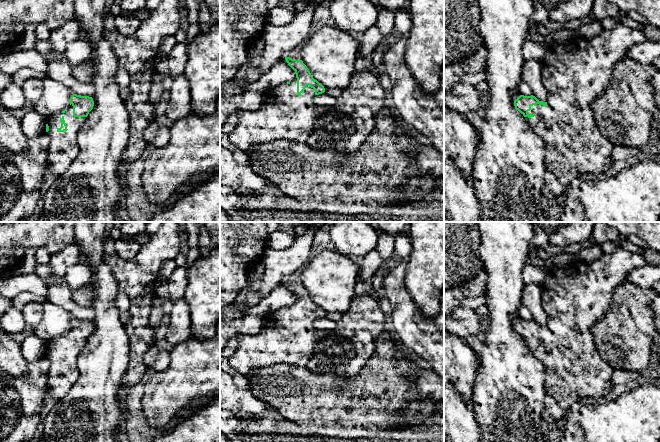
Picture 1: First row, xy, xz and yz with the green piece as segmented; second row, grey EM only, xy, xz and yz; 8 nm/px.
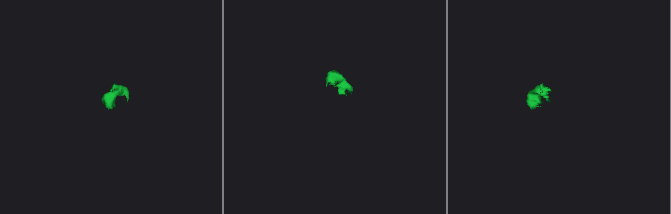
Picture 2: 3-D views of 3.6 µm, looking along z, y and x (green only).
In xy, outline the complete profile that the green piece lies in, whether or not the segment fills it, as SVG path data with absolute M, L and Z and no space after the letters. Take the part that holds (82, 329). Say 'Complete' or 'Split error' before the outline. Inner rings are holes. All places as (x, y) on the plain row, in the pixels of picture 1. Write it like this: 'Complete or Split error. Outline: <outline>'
Split error. Outline: M71 319L70 330L46 341L46 356L50 361L48 389L45 398L63 399L78 378L77 358L93 333L92 321Z

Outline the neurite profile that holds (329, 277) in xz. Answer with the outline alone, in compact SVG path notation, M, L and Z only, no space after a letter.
M337 251L314 253L301 270L301 284L324 312L344 314L350 308L360 265Z

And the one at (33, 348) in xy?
M34 334L28 335L22 342L23 357L30 363L46 356L46 341Z

